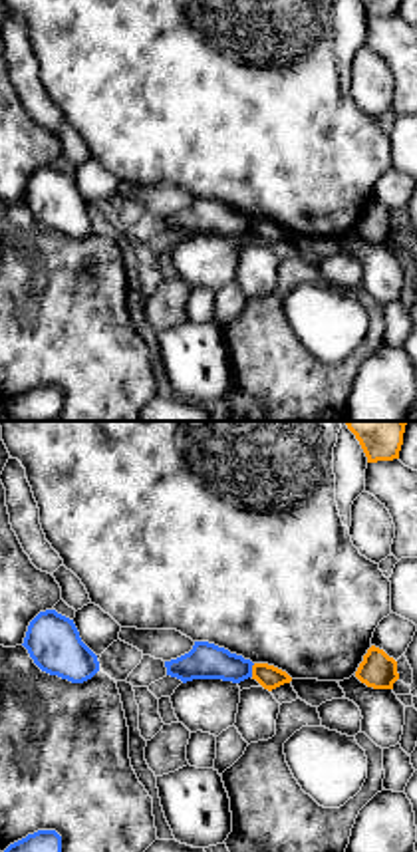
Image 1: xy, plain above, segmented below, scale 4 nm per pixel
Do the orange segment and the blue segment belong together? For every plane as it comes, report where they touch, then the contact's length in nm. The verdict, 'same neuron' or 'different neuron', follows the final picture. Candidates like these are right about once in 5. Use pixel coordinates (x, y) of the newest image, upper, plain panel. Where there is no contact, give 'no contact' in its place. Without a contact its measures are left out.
(253, 225) | 60 nm

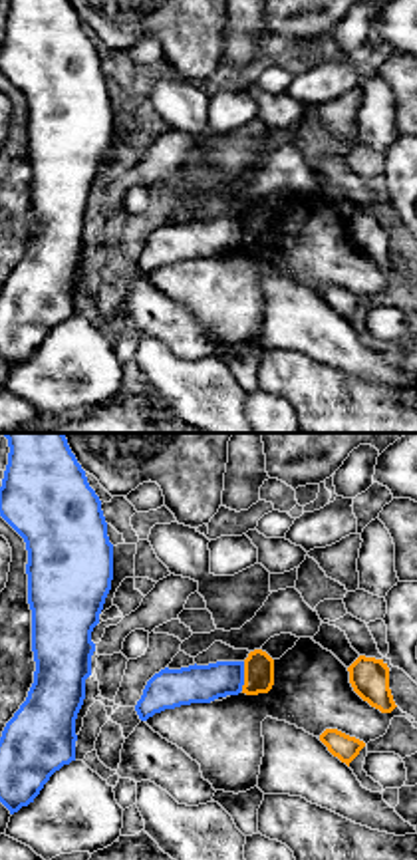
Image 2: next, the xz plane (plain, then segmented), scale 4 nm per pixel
(245, 231) | 120 nm

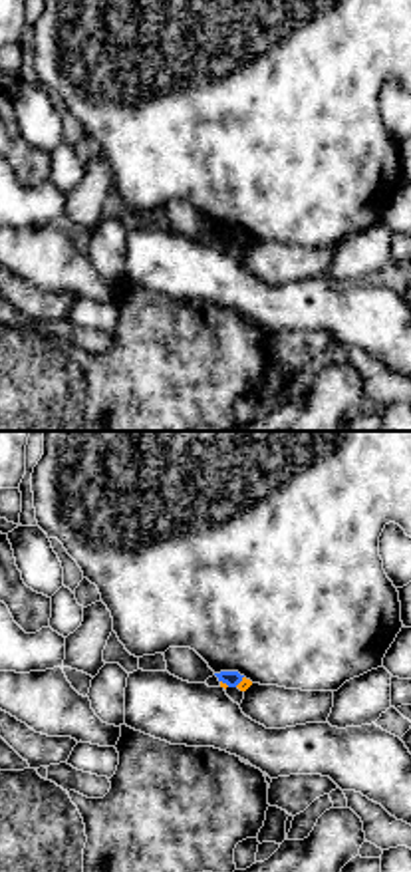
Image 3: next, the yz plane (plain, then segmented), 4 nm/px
(241, 237) | 60 nm

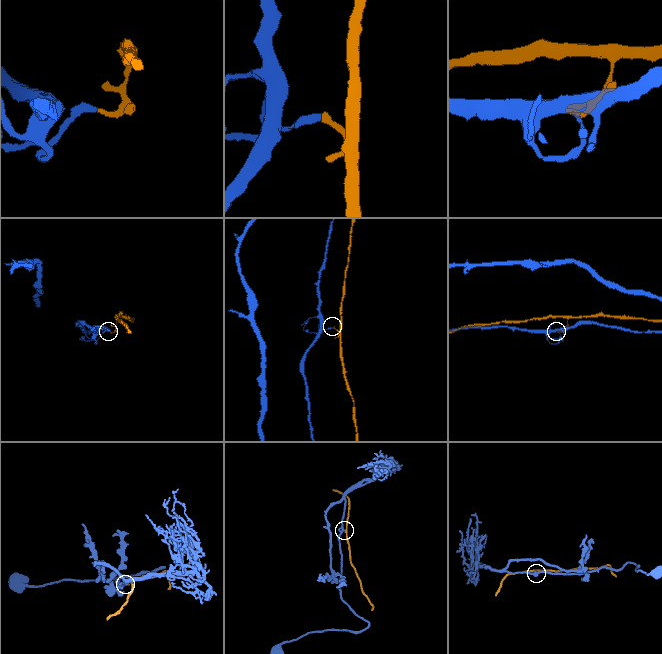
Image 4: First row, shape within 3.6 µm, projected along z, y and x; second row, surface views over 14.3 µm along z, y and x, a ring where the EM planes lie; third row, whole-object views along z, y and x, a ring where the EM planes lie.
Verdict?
different neuron

